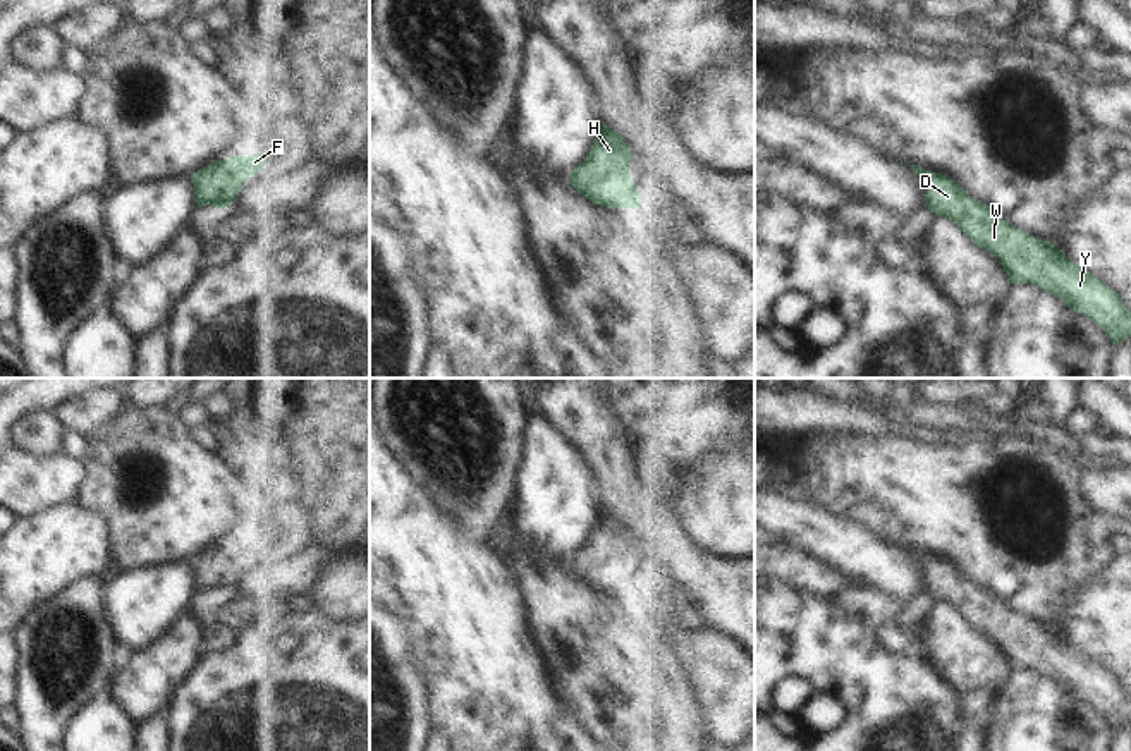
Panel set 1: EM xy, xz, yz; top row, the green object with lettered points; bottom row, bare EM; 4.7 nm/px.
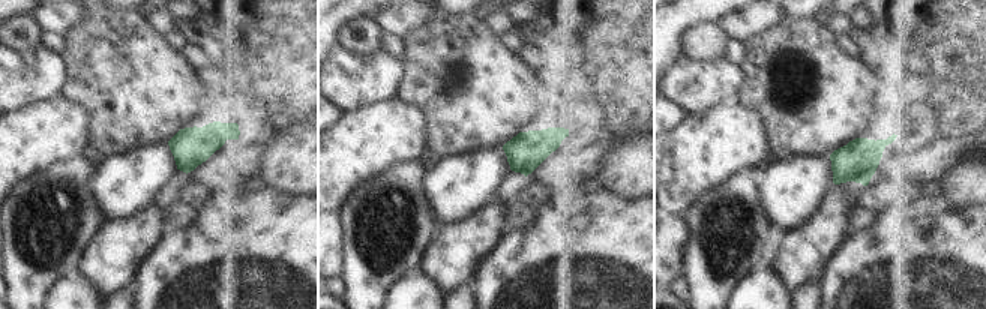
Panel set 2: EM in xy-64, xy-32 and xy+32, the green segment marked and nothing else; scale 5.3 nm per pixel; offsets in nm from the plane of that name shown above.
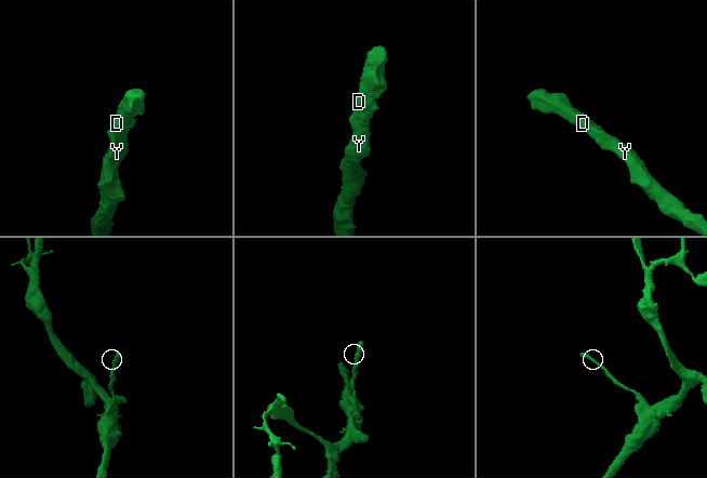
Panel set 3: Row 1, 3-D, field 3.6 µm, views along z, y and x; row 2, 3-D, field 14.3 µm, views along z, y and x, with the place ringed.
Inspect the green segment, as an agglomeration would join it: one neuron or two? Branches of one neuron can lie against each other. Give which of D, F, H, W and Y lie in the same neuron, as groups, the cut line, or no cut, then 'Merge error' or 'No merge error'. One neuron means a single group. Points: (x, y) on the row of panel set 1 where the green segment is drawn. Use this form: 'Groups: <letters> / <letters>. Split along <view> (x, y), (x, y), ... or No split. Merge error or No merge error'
Groups: D F H W Y. No split. No merge error

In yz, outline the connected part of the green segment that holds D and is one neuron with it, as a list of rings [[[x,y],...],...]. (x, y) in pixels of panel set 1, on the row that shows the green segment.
[[[908,165],[921,179],[932,213],[952,220],[976,246],[990,251],[1011,284],[1033,284],[1083,313],[1116,345],[1131,335],[1131,313],[1119,294],[1066,256],[1052,241],[1016,229],[993,206],[971,198],[952,179]]]

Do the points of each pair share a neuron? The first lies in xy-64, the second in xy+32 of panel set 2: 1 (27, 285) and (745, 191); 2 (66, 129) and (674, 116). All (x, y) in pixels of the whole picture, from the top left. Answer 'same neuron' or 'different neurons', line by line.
1: same neuron
2: different neurons

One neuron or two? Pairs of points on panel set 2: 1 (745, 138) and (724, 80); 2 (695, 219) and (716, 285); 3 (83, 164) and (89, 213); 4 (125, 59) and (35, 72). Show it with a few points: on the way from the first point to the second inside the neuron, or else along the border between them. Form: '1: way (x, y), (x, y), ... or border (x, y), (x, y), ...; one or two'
1: border (734, 99), (698, 113); two
2: way (700, 236), (700, 248), (707, 269); one
3: way (81, 176), (83, 201); one
4: border (62, 56), (65, 83), (59, 93); two

